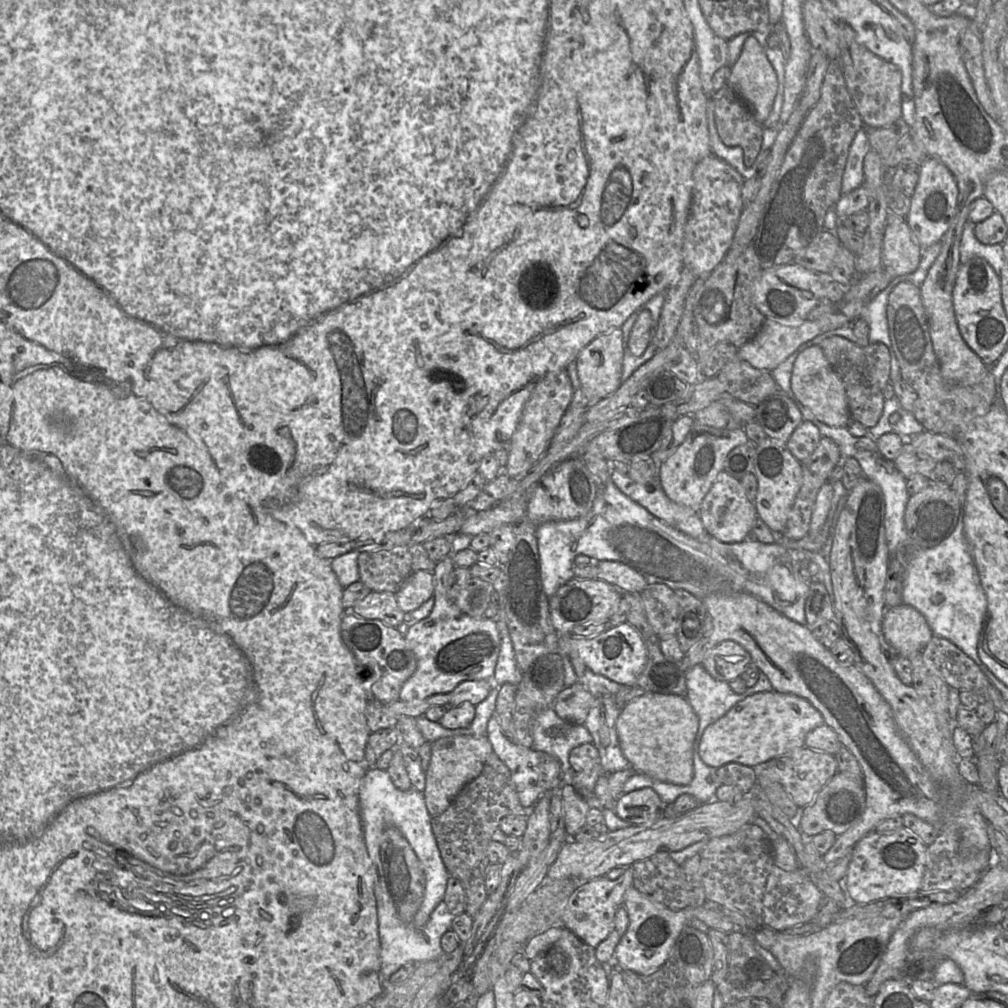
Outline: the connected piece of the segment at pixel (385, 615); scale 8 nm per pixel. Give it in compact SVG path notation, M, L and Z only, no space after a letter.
M372 591L356 602L350 612L361 618L380 620L392 628L403 629L410 624L406 613L399 608L394 592Z

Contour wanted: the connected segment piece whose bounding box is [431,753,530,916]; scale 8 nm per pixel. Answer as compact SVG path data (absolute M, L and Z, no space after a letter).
M495 754L486 758L482 773L464 786L450 806L436 817L431 826L441 859L450 876L458 879L465 890L465 913L474 916L488 897L485 871L490 864L486 848L499 823L506 816L527 817L530 808L521 805L511 772Z

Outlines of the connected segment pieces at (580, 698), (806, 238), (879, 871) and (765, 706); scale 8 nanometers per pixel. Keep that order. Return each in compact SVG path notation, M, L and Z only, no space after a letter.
M576 683L564 687L554 700L552 708L565 722L584 724L589 711L597 704L598 699L584 689L580 683Z
M840 59L829 60L816 104L806 114L783 160L783 164L772 184L765 207L760 215L753 249L762 269L789 264L825 230L827 212L842 196L842 177L850 145L857 131L863 127L851 95L847 89Z
M902 827L893 832L872 831L852 850L845 886L856 904L871 904L899 898L920 890L927 862L927 846L912 831Z
M774 690L754 693L707 726L697 743L697 751L704 764L710 767L728 763L754 767L805 746L807 733L823 724L821 713L802 697Z

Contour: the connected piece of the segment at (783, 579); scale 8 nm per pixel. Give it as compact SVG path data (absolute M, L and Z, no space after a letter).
M608 478L607 485L602 494L597 495L594 504L590 511L577 519L573 520L563 520L563 521L548 521L540 526L537 527L537 544L538 544L538 553L540 558L540 566L541 566L541 580L542 580L542 587L545 594L550 598L553 596L559 587L564 585L570 579L574 578L572 572L573 561L576 556L578 555L585 555L593 559L594 561L617 561L621 562L630 568L637 571L647 582L647 584L664 584L670 589L674 590L685 590L694 595L699 599L703 599L704 597L710 594L739 594L739 593L747 593L751 594L790 620L795 621L798 624L807 626L806 616L805 616L805 602L809 595L810 586L800 580L800 578L796 575L796 563L801 562L802 560L810 560L810 555L812 553L814 555L818 555L818 552L812 552L805 549L793 549L793 548L785 548L778 543L772 544L764 544L753 540L752 538L747 538L746 540L738 543L723 543L715 538L711 537L708 540L699 541L679 530L676 528L664 523L663 521L659 520L655 516L653 516L649 511L645 508L628 498L625 494L623 494L615 484Z

